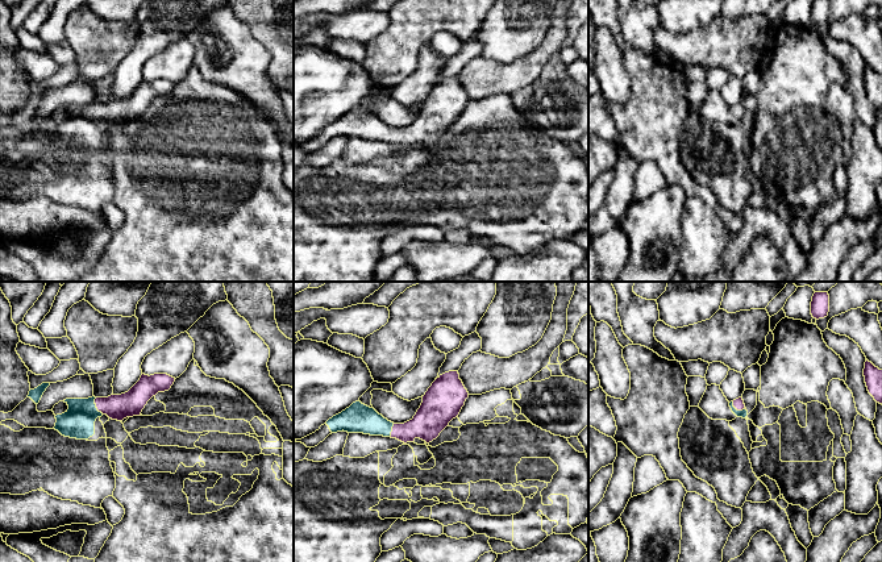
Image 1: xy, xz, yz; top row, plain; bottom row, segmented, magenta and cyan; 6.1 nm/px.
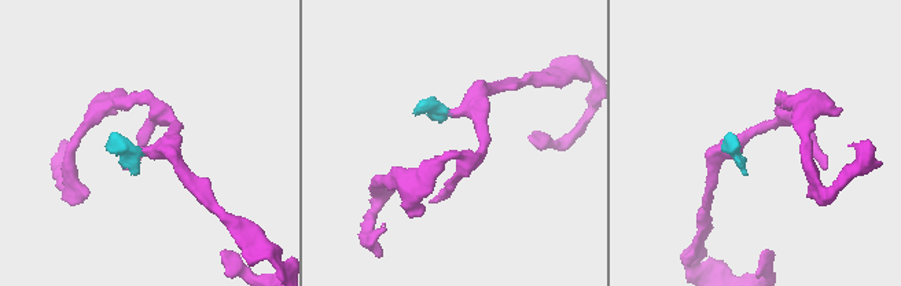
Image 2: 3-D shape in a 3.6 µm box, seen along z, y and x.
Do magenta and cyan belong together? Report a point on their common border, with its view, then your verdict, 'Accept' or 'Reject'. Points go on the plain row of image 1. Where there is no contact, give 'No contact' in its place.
Touches magenta at xy (96, 112). Accept

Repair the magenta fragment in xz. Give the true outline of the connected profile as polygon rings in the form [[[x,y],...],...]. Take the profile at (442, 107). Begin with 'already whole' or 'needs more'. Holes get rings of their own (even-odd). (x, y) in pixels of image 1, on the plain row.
needs more | [[[449,76],[432,88],[413,124],[404,129],[388,126],[374,113],[358,105],[329,124],[315,138],[294,146],[301,147],[307,153],[315,153],[329,140],[344,136],[391,142],[404,149],[413,147],[416,143],[429,149],[440,141],[453,124],[458,122],[467,103],[469,97],[459,84],[458,76]]]

